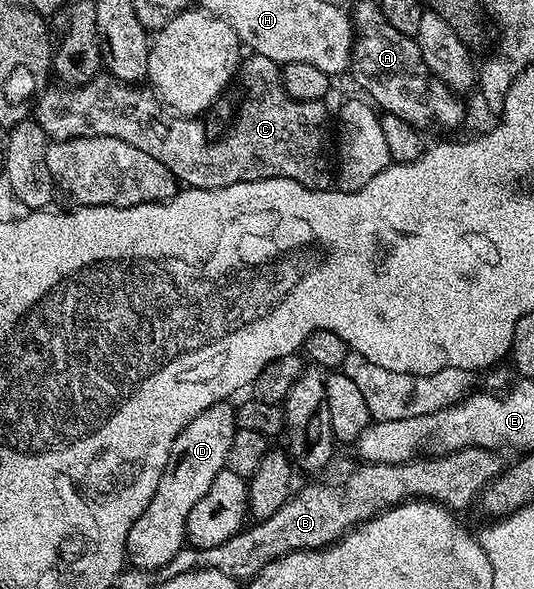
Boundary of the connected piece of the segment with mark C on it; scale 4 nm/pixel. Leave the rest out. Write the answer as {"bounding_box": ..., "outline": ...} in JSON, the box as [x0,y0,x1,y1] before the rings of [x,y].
{"bounding_box":[37,53,333,190],"outline":[[[251,53],[242,58],[241,64],[237,70],[237,77],[243,80],[243,106],[239,109],[239,122],[231,129],[228,137],[223,137],[220,141],[207,142],[207,129],[202,125],[202,120],[192,119],[184,116],[163,117],[165,114],[165,106],[158,96],[150,88],[134,89],[131,85],[126,85],[123,81],[118,81],[115,77],[106,77],[100,75],[93,78],[87,85],[77,85],[70,90],[71,93],[67,97],[67,105],[59,105],[56,109],[43,109],[37,114],[40,122],[51,125],[63,125],[62,140],[68,141],[74,137],[116,137],[125,143],[133,143],[133,147],[145,151],[145,155],[153,155],[153,159],[157,159],[157,163],[165,163],[165,167],[169,167],[169,171],[175,177],[176,182],[182,183],[184,186],[192,189],[224,189],[225,187],[233,187],[242,181],[264,181],[270,177],[284,177],[290,181],[301,183],[307,189],[325,189],[330,190],[333,185],[333,117],[327,114],[326,104],[323,101],[298,101],[293,99],[285,91],[283,86],[283,70],[280,62],[273,59],[265,59],[265,55],[260,53]]]}

